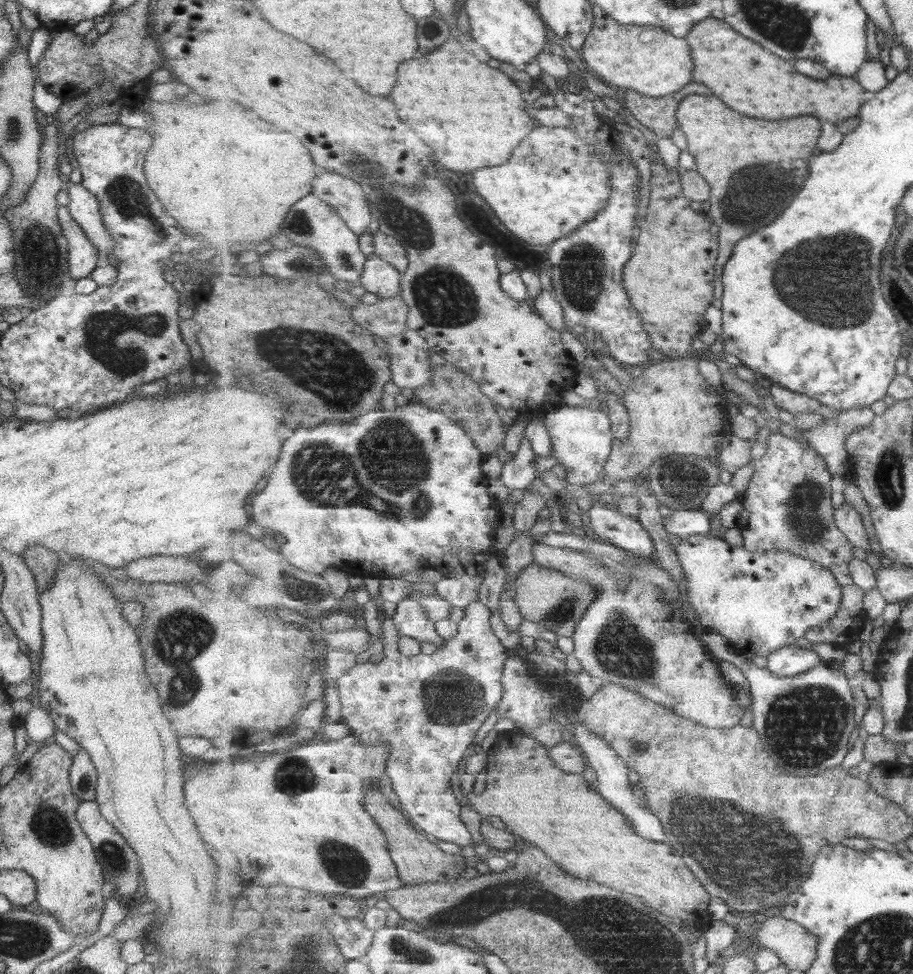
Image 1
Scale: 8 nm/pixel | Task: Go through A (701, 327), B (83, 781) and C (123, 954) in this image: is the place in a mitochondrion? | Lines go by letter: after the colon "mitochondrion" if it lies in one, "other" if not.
A: other
B: mitochondrion
C: other

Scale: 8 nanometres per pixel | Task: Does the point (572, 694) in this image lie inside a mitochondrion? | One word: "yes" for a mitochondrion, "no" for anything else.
no

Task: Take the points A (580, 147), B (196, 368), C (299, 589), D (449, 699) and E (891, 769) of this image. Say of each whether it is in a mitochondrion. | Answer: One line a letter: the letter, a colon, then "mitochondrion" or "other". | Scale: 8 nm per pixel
A: mitochondrion
B: other
C: mitochondrion
D: mitochondrion
E: other

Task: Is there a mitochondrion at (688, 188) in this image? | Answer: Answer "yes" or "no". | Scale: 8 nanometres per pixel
no

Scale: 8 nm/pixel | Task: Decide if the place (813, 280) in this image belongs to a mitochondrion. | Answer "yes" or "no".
yes

